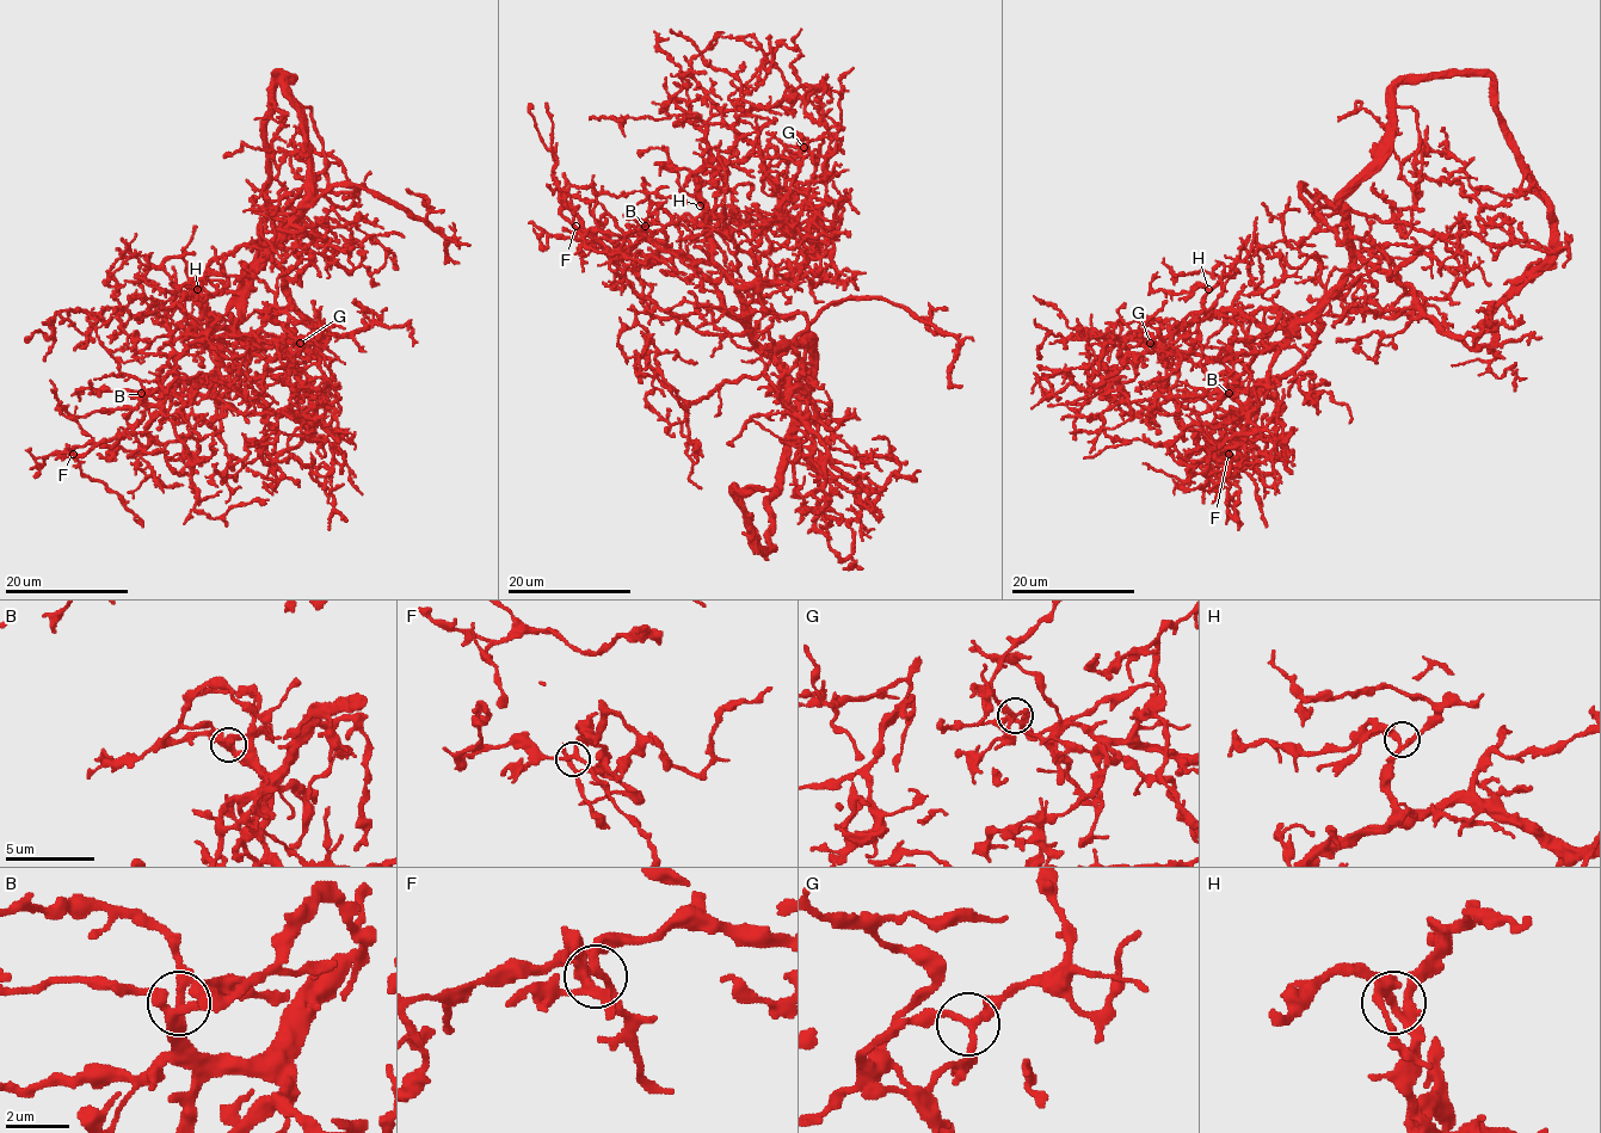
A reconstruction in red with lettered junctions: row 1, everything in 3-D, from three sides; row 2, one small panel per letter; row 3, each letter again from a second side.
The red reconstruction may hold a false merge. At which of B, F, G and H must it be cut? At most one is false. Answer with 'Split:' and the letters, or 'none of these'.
Split: none of these

